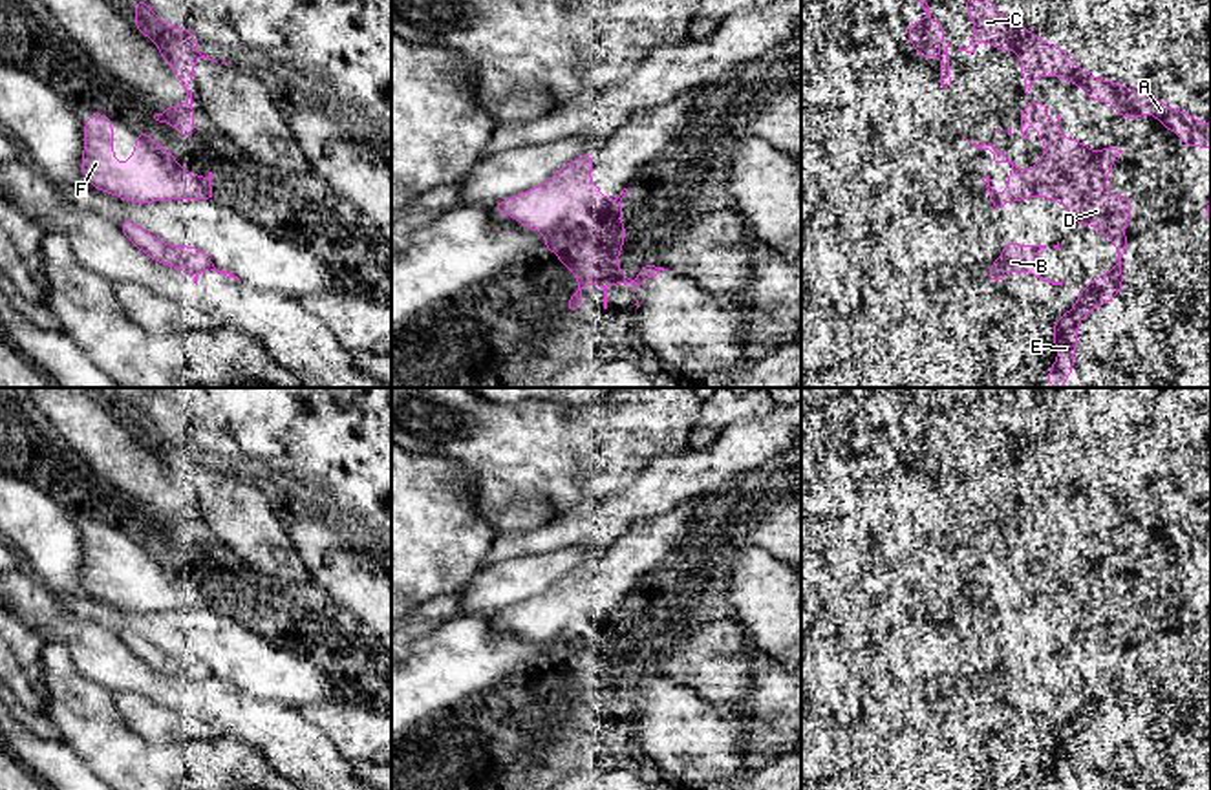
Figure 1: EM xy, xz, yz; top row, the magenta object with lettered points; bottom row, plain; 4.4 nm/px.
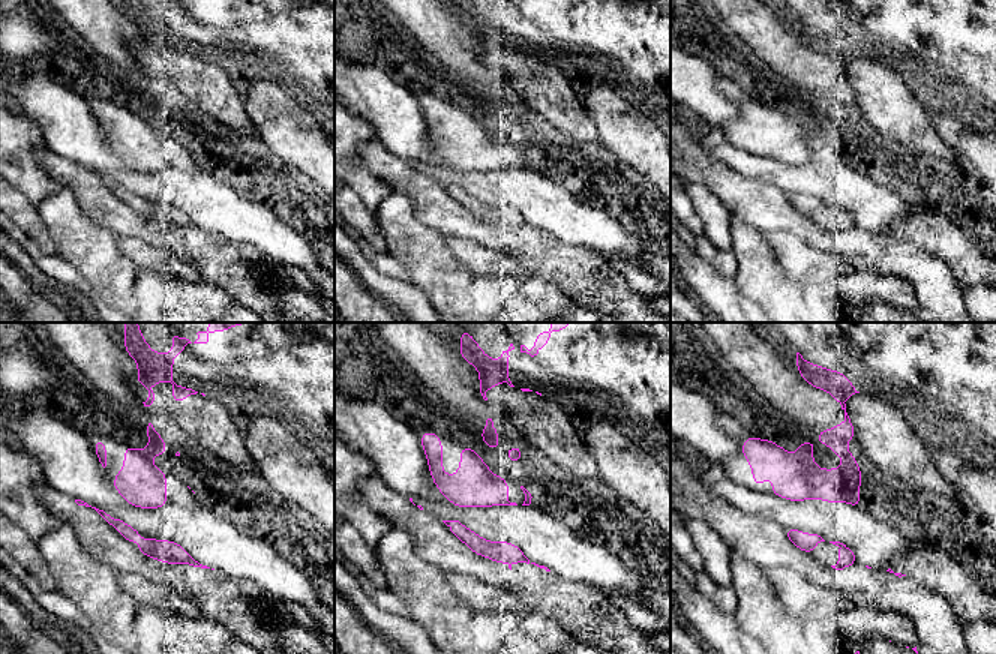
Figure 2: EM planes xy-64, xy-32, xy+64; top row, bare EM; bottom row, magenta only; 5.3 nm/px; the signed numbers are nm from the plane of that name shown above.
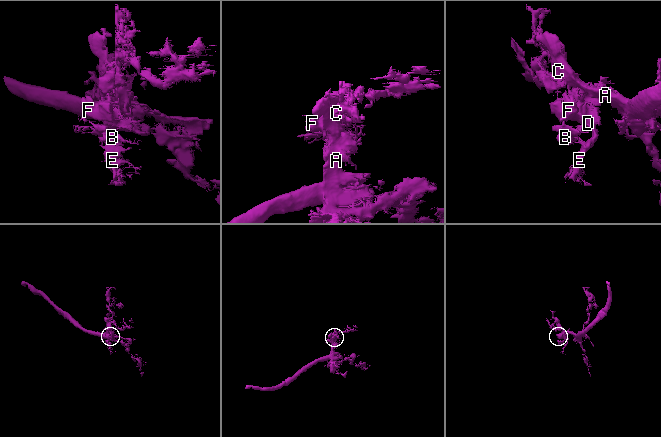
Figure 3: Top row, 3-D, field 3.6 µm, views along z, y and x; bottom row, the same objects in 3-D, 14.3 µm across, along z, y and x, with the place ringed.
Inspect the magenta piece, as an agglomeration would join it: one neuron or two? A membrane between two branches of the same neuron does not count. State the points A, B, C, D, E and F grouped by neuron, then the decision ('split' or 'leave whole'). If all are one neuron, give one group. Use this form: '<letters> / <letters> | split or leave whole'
A B C D E / F | split

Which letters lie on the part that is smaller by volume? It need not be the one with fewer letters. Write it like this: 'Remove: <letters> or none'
Remove: F

